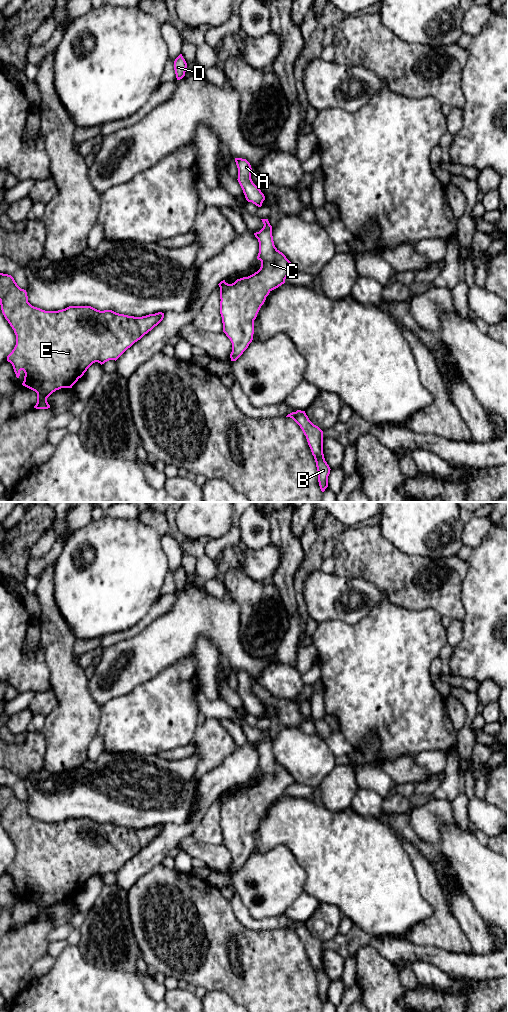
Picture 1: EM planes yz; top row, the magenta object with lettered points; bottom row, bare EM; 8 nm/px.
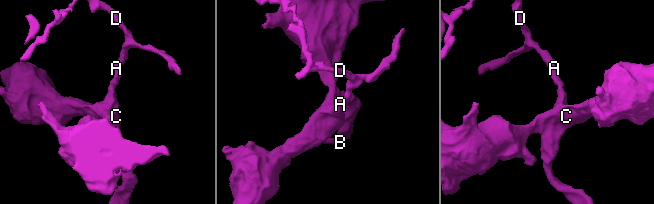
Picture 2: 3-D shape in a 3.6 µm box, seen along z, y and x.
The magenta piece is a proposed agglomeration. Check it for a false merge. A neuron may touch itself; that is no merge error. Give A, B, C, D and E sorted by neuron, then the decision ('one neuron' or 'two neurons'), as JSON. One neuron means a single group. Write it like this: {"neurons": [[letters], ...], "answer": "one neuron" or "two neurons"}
{"neurons": [["A", "B", "C", "D", "E"]], "answer": "one neuron"}

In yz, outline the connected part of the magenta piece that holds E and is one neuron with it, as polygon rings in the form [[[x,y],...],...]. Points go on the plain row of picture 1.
[[[0,785],[0,817],[5,831],[16,847],[16,857],[7,868],[16,889],[20,883],[25,885],[23,898],[37,905],[36,921],[48,921],[47,910],[61,900],[72,900],[87,881],[95,874],[101,877],[109,872],[117,872],[128,860],[157,838],[164,830],[158,824],[142,829],[128,828],[112,822],[100,823],[91,818],[69,818],[58,823],[45,823],[28,814],[27,804],[21,801],[11,787]]]

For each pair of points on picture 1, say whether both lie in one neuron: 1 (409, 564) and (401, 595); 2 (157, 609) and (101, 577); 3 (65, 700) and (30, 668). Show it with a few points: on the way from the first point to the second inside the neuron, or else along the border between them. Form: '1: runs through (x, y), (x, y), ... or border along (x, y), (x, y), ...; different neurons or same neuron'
1: runs through (409, 572), (409, 582), (405, 587); same neuron
2: border along (160, 594), (151, 609), (137, 623); different neurons
3: border along (47, 665), (52, 688); different neurons

